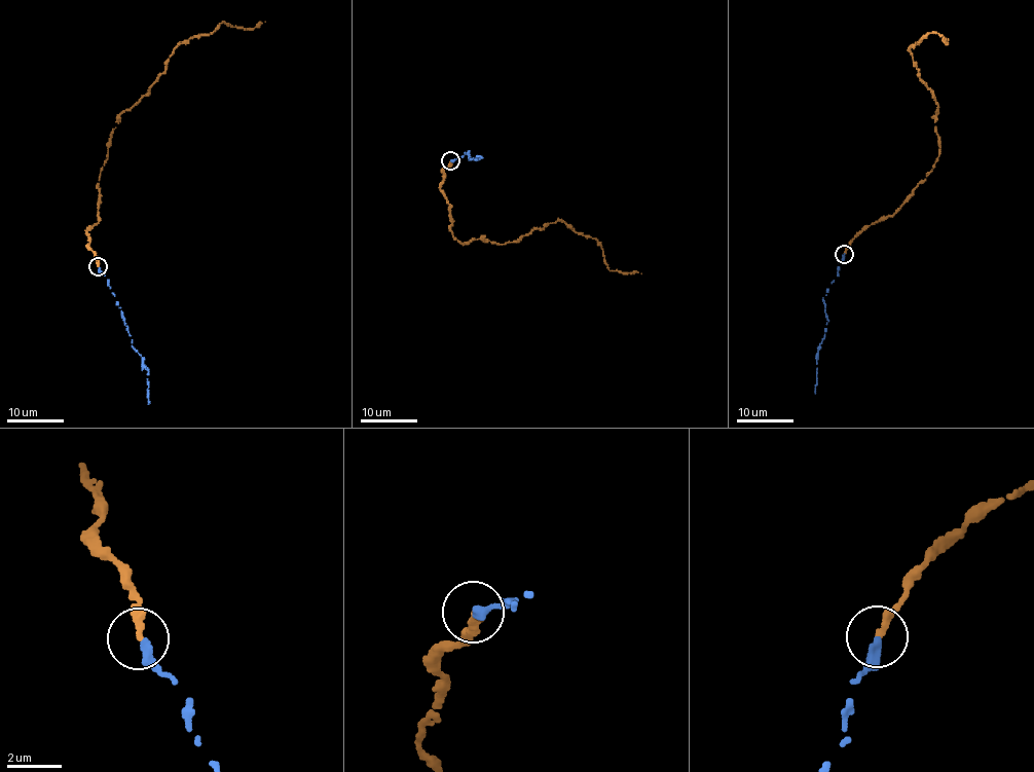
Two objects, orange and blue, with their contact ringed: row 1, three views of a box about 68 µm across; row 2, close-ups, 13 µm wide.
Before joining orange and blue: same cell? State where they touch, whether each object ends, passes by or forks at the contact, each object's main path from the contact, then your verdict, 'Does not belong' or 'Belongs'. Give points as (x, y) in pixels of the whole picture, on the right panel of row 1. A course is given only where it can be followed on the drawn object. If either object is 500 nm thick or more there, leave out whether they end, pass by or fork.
Place: (844, 254). At the ring orange ends. At the ring blue ends. Course of orange: (844, 253), (858, 234), (893, 214), (938, 156), (938, 106), (909, 47), (929, 33), (945, 43), (944, 38). Course of blue: (844, 253), (838, 262), (837, 276), (822, 298), (828, 321), (818, 346), (815, 393). Does not belong

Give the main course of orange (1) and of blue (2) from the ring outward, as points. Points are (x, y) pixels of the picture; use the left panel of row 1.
1: (97, 266), (86, 231), (99, 222), (118, 116), (179, 45), (225, 22), (265, 22)
2: (99, 266), (121, 310), (132, 345), (148, 371), (148, 404)

